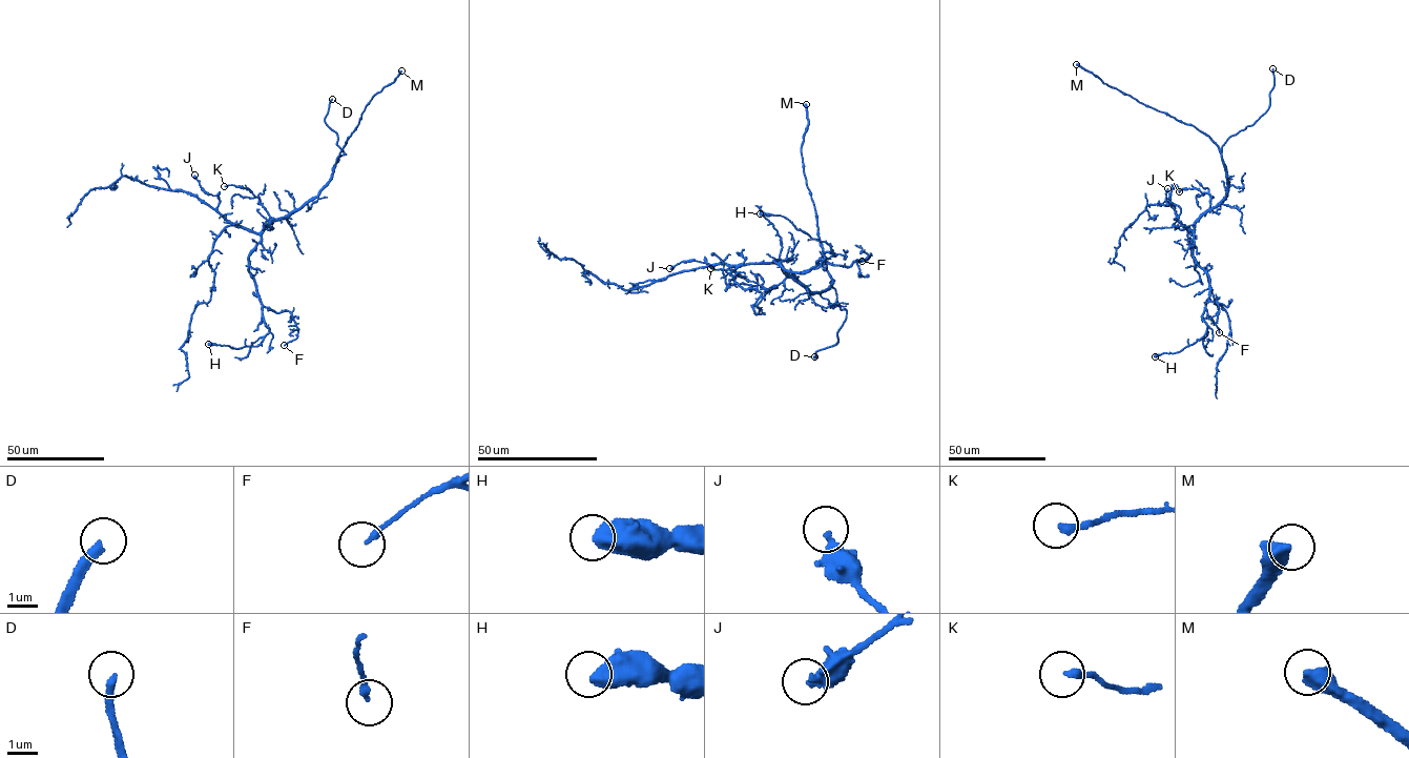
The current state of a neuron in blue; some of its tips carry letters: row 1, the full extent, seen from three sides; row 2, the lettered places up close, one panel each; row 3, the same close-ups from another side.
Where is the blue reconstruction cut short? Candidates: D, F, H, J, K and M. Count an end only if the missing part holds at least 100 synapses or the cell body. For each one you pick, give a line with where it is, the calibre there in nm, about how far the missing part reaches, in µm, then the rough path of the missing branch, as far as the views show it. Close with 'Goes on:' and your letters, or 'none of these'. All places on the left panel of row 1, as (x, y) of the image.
D: at (332, 99); 280 nm thick; about 15 µm are missing; missing branch runs (332, 99), (338, 97), (347, 88)
M: at (401, 70); 500 nm thick; about 80 µm are missing; missing branch runs (401, 70), (412, 57), (403, 48), (402, 35), (340, 36), (331, 26)
Goes on: D, M

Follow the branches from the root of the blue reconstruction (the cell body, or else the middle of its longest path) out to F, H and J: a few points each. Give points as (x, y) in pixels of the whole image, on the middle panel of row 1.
F: (783, 268), (775, 260), (795, 272), (820, 263), (849, 266), (871, 253), (862, 261)
H: (783, 268), (775, 260), (795, 272), (814, 267), (827, 251), (835, 254), (782, 216), (760, 213)
J: (783, 268), (774, 263), (760, 262), (716, 264), (713, 269), (704, 262), (691, 261), (669, 268)

